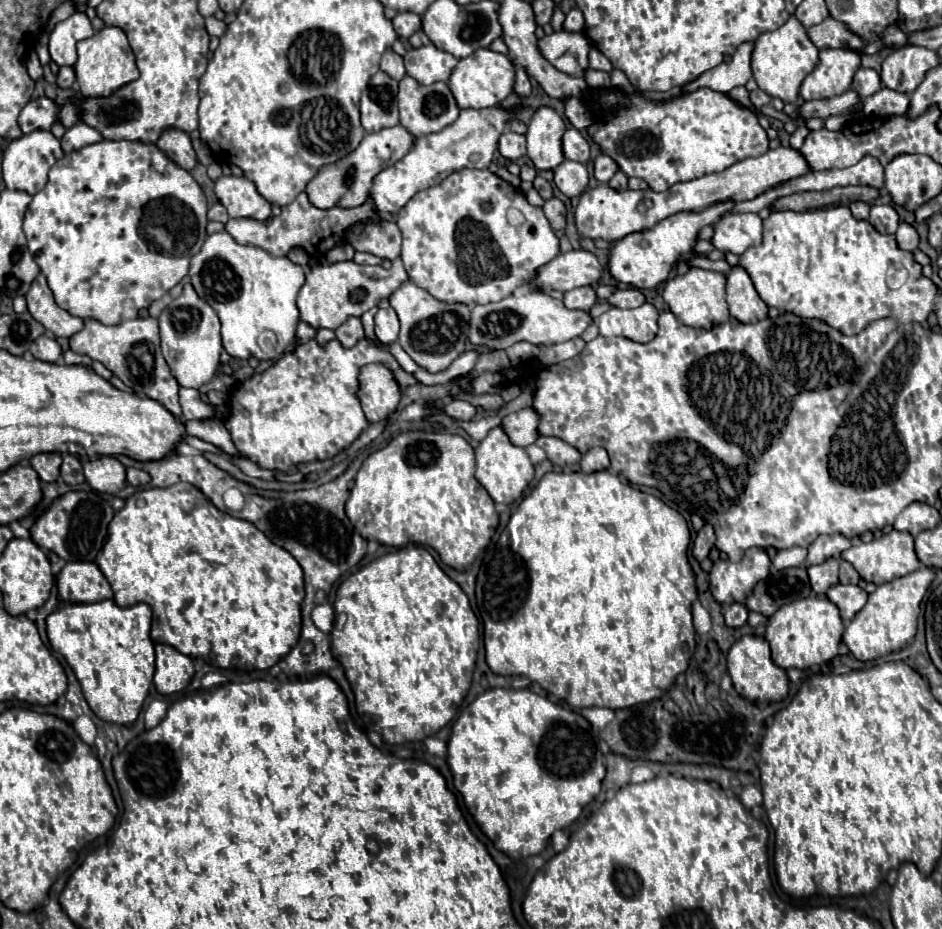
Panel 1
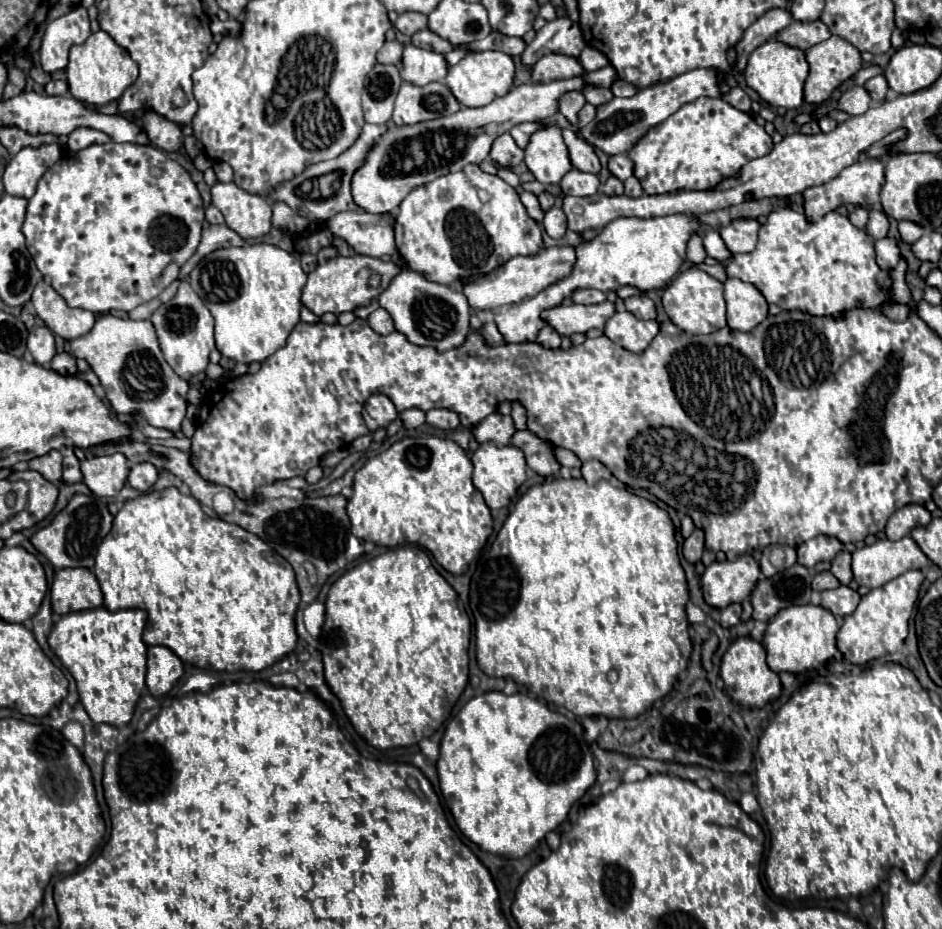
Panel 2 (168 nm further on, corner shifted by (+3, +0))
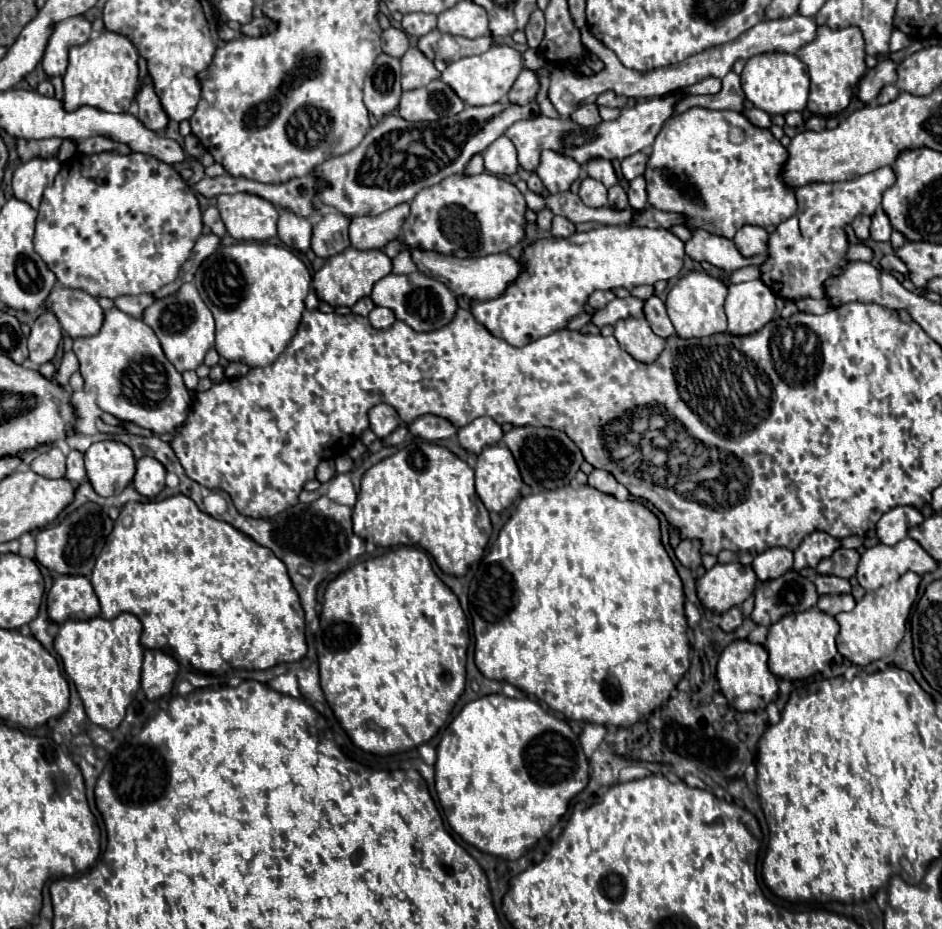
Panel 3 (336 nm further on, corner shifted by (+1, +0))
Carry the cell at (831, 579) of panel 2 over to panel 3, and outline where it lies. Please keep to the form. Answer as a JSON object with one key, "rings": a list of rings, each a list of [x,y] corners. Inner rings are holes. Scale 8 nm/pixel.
{"rings":[[[817,575],[815,581],[817,593],[825,595],[825,593],[851,593],[851,585],[847,579],[835,577],[835,575]]]}

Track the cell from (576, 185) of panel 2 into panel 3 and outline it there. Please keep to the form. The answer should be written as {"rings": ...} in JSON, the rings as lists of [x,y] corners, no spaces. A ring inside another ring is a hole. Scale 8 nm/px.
{"rings":[[[587,177],[579,187],[579,197],[587,207],[607,207],[607,189],[603,183]]]}

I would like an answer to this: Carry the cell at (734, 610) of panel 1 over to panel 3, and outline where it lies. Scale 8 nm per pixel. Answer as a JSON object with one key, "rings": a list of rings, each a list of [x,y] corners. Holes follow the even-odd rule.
{"rings":[[[731,607],[729,611],[725,611],[725,613],[721,615],[721,623],[719,623],[719,627],[721,627],[723,631],[731,633],[731,631],[735,631],[735,629],[741,625],[741,621],[743,621],[741,609],[739,609],[739,607]]]}

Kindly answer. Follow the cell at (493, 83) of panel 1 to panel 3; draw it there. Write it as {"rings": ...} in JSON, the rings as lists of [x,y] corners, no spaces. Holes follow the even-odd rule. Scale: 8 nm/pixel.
{"rings":[[[493,45],[483,55],[463,57],[459,61],[449,63],[447,69],[441,73],[441,81],[445,81],[467,105],[493,105],[507,95],[519,73],[521,53],[509,45]]]}

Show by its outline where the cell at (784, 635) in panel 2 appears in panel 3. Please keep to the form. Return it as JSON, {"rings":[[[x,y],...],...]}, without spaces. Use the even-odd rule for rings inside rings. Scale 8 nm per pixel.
{"rings":[[[809,609],[799,615],[787,615],[779,623],[769,627],[769,635],[765,641],[765,649],[769,653],[769,669],[775,677],[779,679],[807,679],[815,673],[821,673],[829,661],[837,655],[835,647],[835,637],[839,633],[839,623],[819,611],[819,609]]]}

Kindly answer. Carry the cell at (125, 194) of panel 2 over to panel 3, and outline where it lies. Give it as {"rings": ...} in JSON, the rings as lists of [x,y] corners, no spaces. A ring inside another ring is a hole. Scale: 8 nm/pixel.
{"rings":[[[77,153],[63,163],[53,187],[47,187],[43,193],[33,245],[61,285],[87,291],[93,297],[115,299],[119,295],[155,293],[175,281],[201,229],[203,221],[197,197],[171,165],[143,153]]]}

